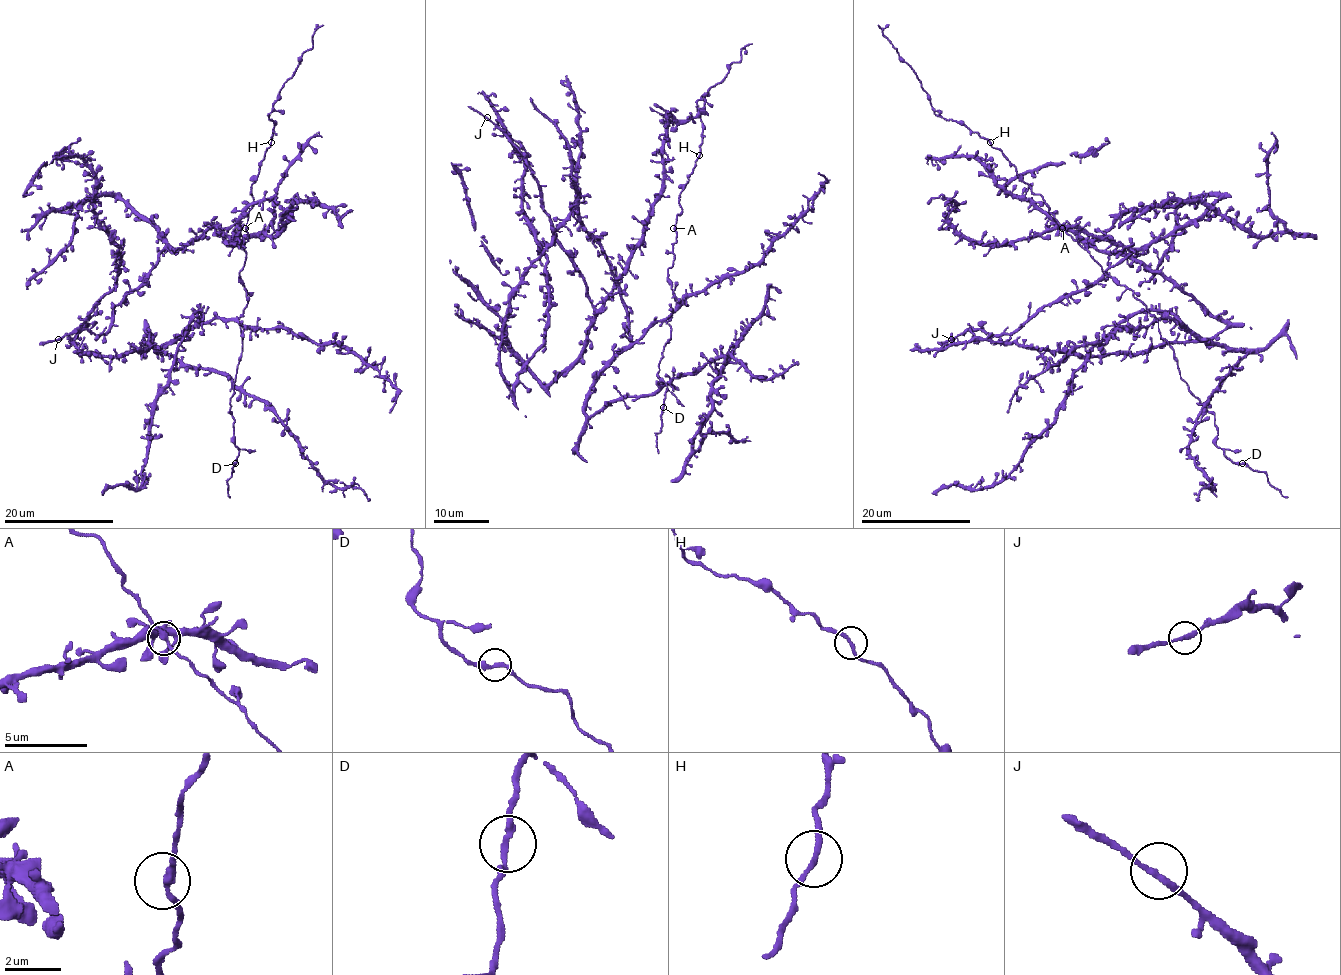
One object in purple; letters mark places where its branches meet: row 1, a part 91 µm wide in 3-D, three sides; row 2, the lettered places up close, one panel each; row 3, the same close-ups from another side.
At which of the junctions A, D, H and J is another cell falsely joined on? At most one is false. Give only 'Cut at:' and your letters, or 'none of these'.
Cut at: none of these

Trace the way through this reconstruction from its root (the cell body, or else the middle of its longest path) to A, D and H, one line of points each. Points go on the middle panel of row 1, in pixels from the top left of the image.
A: (618, 281), (628, 335), (633, 343), (676, 309), (668, 277), (674, 257), (673, 228)
D: (618, 281), (633, 343), (658, 321), (670, 327), (658, 365), (658, 377), (668, 388), (664, 408)
H: (618, 281), (633, 343), (676, 309), (668, 269), (681, 211), (679, 195), (699, 155)

